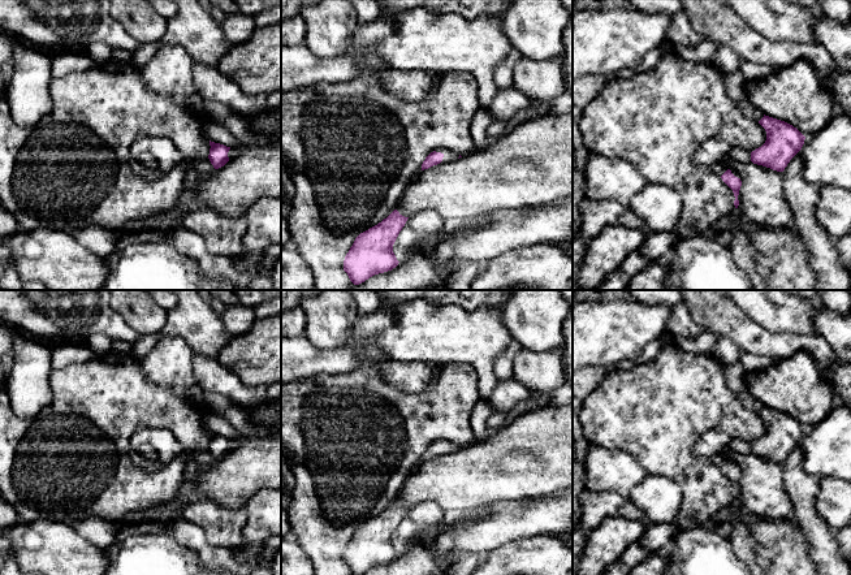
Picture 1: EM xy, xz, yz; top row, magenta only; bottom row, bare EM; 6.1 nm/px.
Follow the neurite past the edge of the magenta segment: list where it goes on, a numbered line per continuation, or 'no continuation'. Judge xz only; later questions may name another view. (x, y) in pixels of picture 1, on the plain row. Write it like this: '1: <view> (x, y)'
1: xz (449, 446)

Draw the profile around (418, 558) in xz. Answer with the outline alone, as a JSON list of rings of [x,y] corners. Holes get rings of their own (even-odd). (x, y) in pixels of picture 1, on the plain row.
[[[489,506],[465,514],[453,514],[454,518],[442,523],[435,532],[414,539],[396,559],[375,566],[362,575],[445,575],[446,570],[458,561],[461,554],[454,552],[437,554],[431,548],[436,535],[449,527],[452,522],[458,522],[459,519],[471,522],[484,510],[493,511],[494,507]]]

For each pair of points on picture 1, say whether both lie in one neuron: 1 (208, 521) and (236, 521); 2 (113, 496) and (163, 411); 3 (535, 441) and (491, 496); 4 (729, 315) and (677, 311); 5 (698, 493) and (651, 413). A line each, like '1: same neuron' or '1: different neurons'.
1: same neuron
2: same neuron
3: same neuron
4: different neurons
5: same neuron

